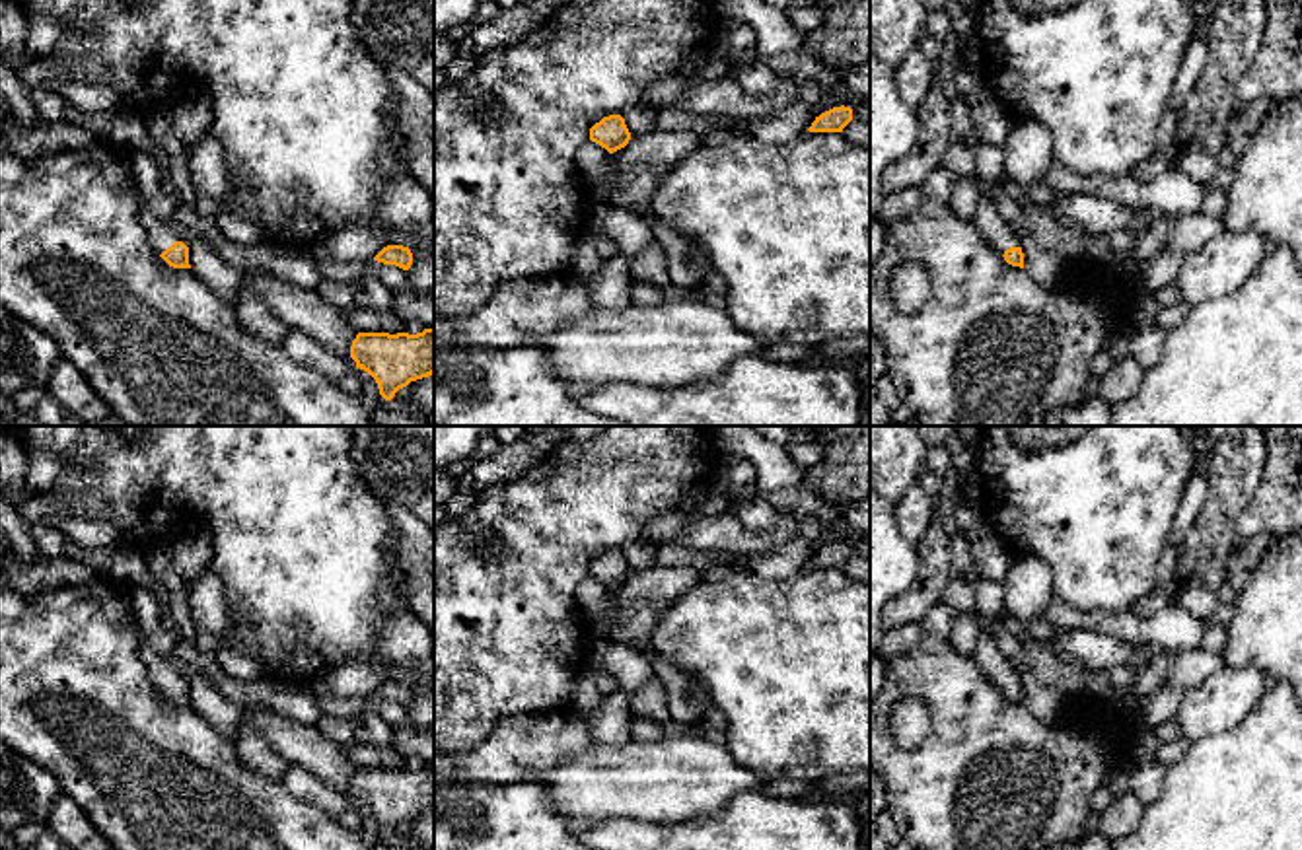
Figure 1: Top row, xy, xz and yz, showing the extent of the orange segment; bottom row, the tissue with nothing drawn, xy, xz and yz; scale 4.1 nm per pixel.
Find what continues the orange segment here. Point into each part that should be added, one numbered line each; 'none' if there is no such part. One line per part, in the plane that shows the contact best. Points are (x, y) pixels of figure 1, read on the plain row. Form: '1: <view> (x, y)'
1: xy (158, 666)

